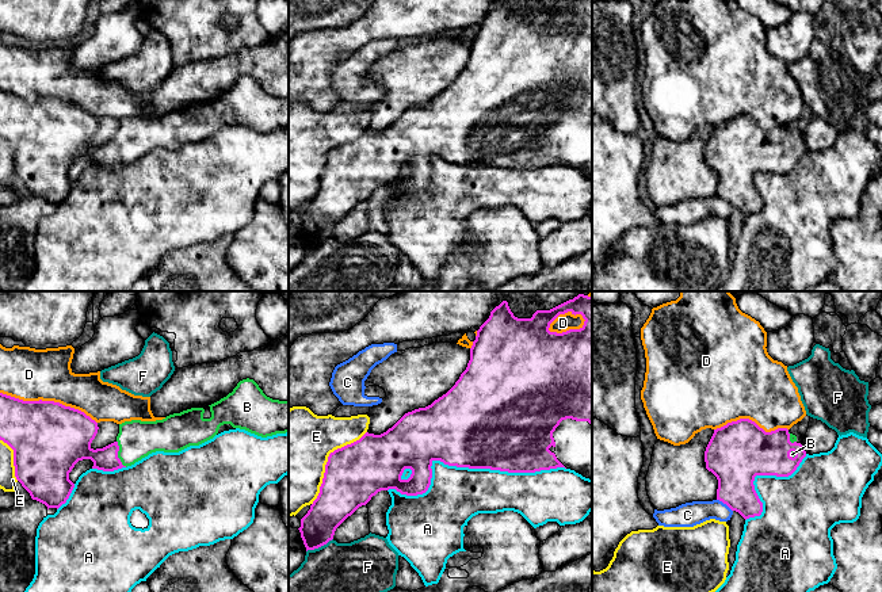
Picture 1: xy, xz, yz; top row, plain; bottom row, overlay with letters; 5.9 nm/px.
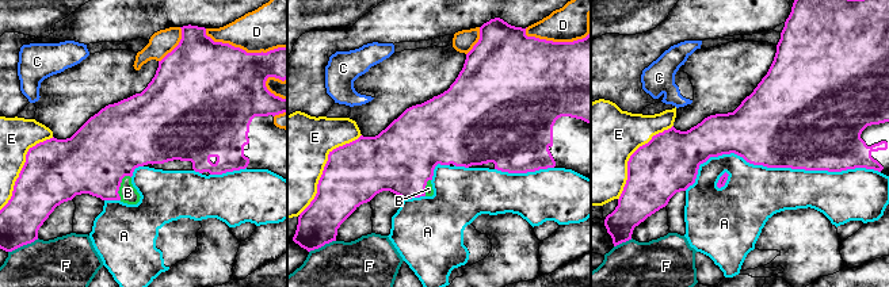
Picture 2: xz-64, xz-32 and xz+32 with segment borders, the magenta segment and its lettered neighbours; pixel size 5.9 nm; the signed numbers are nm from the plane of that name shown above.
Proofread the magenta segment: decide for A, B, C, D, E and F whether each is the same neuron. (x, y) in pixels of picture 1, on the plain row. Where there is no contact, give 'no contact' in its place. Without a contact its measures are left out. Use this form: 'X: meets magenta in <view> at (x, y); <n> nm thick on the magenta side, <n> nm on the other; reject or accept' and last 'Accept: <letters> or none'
A: meets magenta in xz at (465, 163); 500 nm thick on the magenta side, 320 nm on the other; reject
B: meets magenta in xy at (117, 151); 180 nm thick on the magenta side, 220 nm on the other; accept
C: meets magenta in yz at (725, 199); 280 nm thick on the magenta side, 140 nm on the other; reject
D: meets magenta in xy at (49, 98); 440 nm thick on the magenta side, 320 nm on the other; reject
E: meets magenta in xz at (328, 157); 340 nm thick on the magenta side, 480 nm on the other; reject
F: meets magenta in xz at (319, 243); 220 nm thick on the magenta side, 480 nm on the other; reject
Accept: B

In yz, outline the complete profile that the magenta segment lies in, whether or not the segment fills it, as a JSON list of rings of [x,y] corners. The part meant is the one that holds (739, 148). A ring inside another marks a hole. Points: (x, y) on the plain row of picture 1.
[[[749,115],[714,126],[705,148],[706,165],[718,176],[717,196],[745,217],[763,209],[755,173],[789,173],[805,153],[802,141],[787,125],[765,129]]]

